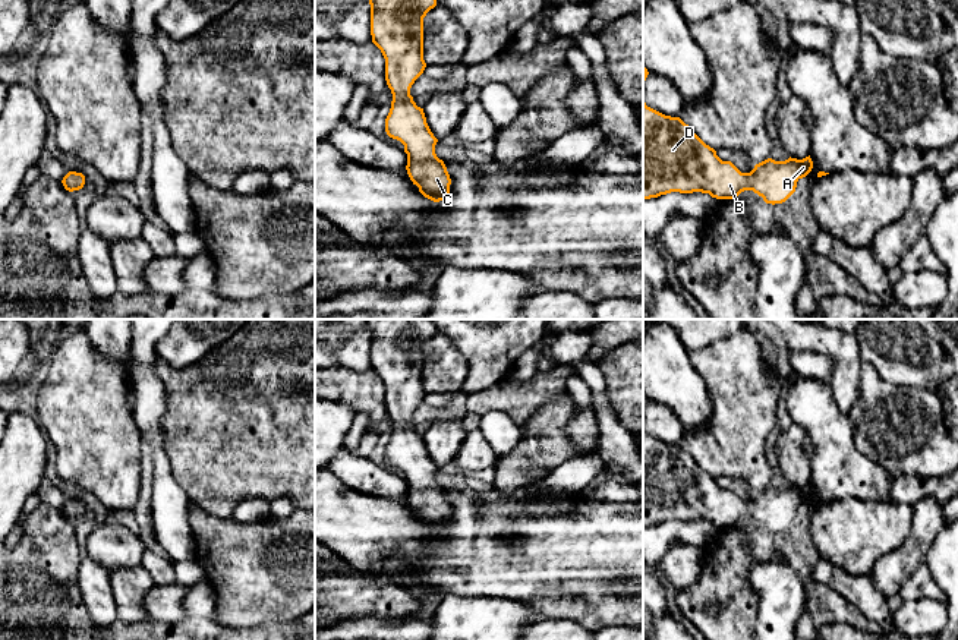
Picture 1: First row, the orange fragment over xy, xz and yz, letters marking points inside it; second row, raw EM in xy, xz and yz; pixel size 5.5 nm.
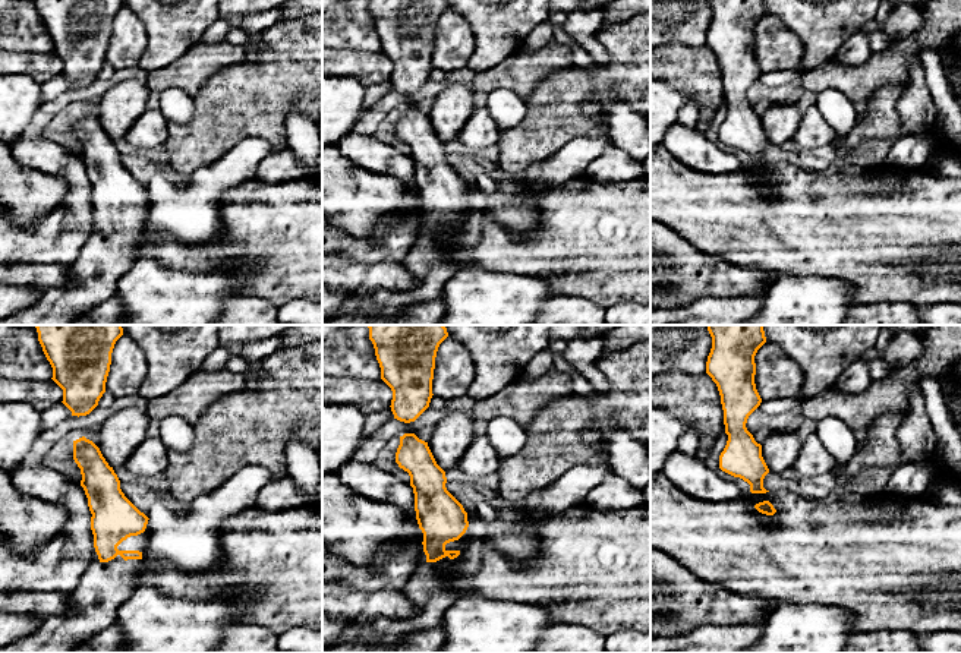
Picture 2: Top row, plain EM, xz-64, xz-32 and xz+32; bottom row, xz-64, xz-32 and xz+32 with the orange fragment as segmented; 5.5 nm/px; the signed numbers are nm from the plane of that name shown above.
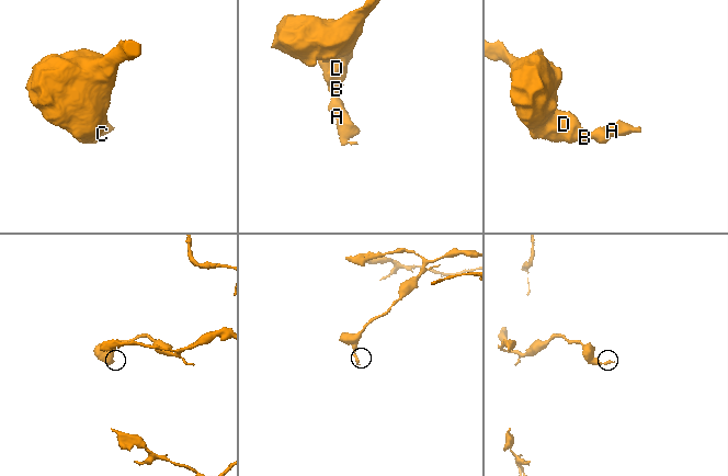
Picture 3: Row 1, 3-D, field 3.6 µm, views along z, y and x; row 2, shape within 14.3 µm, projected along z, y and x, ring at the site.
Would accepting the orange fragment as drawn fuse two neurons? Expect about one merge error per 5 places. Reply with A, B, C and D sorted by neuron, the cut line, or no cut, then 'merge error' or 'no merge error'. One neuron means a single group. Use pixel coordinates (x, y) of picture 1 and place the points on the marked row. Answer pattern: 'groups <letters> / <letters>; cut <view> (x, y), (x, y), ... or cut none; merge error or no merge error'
groups A B C D; cut none; no merge error

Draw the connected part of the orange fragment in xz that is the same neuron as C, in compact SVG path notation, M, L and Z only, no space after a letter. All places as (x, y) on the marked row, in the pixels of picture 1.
M369 0L372 42L385 59L385 81L393 94L391 108L385 119L385 132L400 141L407 154L407 174L419 192L439 202L448 198L451 179L442 160L435 154L438 139L431 132L423 108L410 95L415 81L423 73L423 18L437 6L437 0Z

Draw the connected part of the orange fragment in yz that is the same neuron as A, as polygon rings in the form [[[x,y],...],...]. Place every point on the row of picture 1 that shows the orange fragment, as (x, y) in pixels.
[[[643,101],[643,199],[671,192],[709,193],[716,199],[734,199],[744,190],[753,190],[766,204],[785,202],[797,187],[797,182],[813,168],[809,157],[775,161],[768,158],[750,173],[741,173],[731,161],[722,161],[713,148],[706,145],[680,117],[665,116]]]

